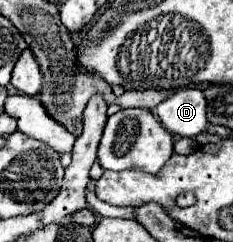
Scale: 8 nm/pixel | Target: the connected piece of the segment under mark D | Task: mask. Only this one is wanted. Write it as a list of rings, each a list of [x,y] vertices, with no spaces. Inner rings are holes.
[[[183,88],[155,106],[155,114],[161,124],[171,132],[187,138],[195,138],[207,132],[207,100],[201,88]]]

